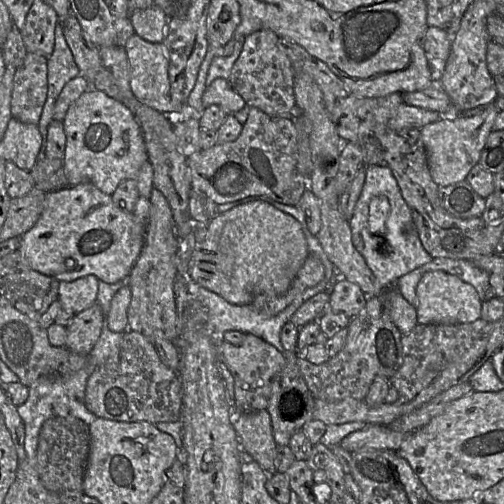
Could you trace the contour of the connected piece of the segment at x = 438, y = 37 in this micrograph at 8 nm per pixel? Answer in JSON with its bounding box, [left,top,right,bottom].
[421,27,452,73]

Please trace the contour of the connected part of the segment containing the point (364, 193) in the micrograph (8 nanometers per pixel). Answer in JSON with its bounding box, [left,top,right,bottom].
[348,166,433,287]

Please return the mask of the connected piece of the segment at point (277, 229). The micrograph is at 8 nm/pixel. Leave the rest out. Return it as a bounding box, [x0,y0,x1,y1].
[188,201,308,305]

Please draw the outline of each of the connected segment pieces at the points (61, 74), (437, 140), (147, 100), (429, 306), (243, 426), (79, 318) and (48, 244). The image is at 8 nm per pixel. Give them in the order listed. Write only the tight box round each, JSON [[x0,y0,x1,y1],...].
[[37,23,80,159],[420,104,500,187],[125,33,185,113],[416,271,482,324],[233,409,277,474],[65,303,103,356],[18,183,146,284]]

